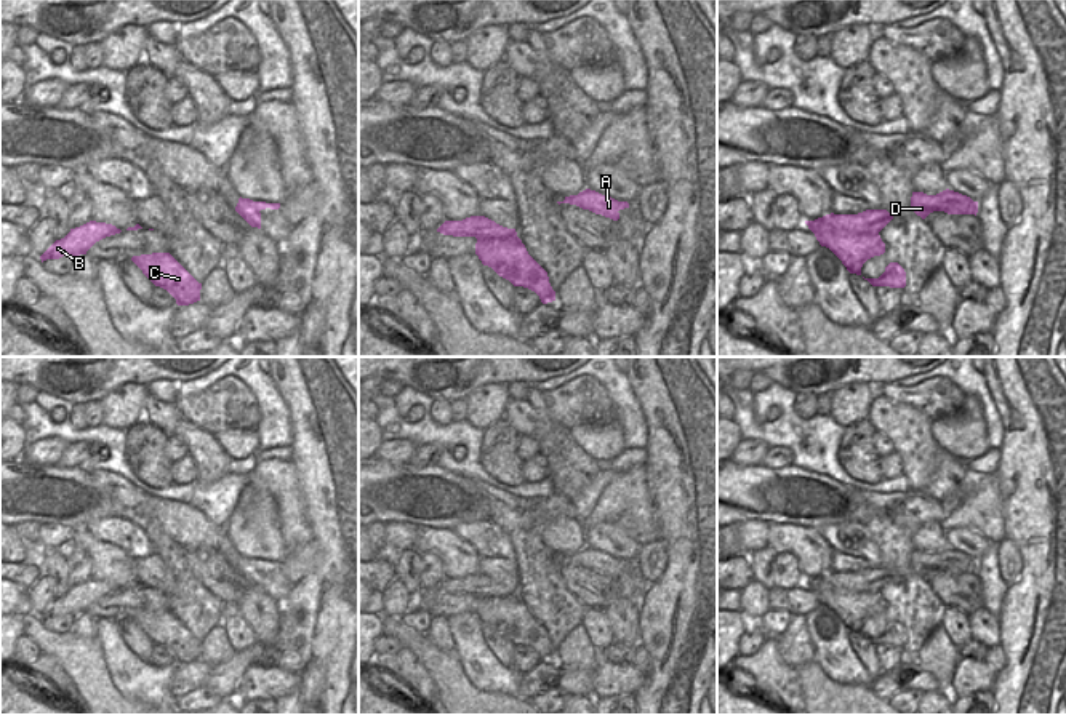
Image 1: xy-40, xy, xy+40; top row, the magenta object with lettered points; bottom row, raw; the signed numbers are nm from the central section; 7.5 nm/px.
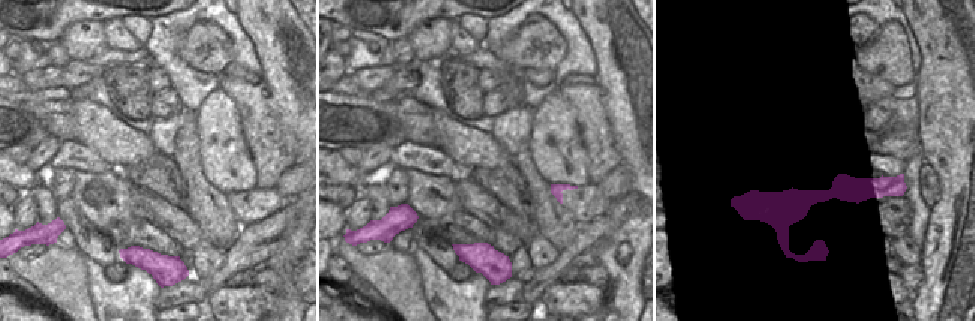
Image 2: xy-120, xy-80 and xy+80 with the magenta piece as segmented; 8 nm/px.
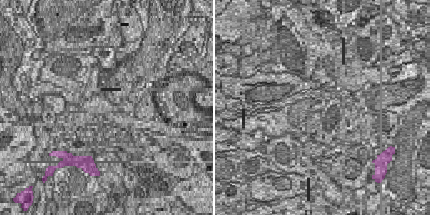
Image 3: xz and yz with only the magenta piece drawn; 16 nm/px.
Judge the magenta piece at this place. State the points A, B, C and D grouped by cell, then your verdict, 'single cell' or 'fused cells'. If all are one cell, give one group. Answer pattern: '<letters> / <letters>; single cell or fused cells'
A B D / C; fused cells

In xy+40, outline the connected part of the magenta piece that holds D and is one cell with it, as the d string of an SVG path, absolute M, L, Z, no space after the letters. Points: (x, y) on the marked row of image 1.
M949 189L936 195L912 192L911 208L922 219L925 219L933 211L944 211L948 214L975 214L976 216L978 202L973 202L970 197Z

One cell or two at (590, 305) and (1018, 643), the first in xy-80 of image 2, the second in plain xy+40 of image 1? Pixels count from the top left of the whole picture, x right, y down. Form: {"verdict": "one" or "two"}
{"verdict": "two"}

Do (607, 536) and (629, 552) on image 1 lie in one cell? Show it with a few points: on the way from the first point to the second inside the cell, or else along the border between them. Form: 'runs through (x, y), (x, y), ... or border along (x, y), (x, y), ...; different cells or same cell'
runs through (612, 541), (625, 549); same cell

